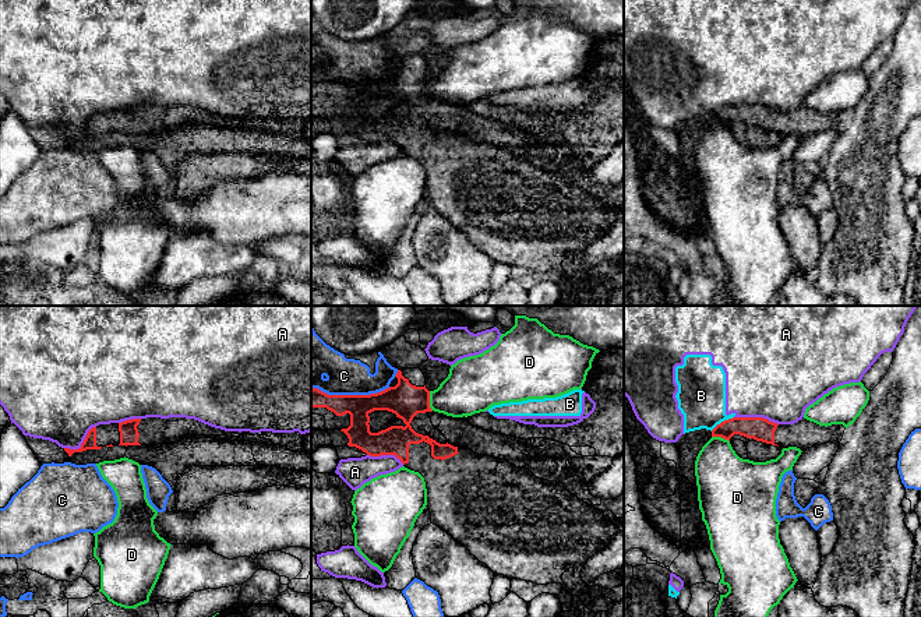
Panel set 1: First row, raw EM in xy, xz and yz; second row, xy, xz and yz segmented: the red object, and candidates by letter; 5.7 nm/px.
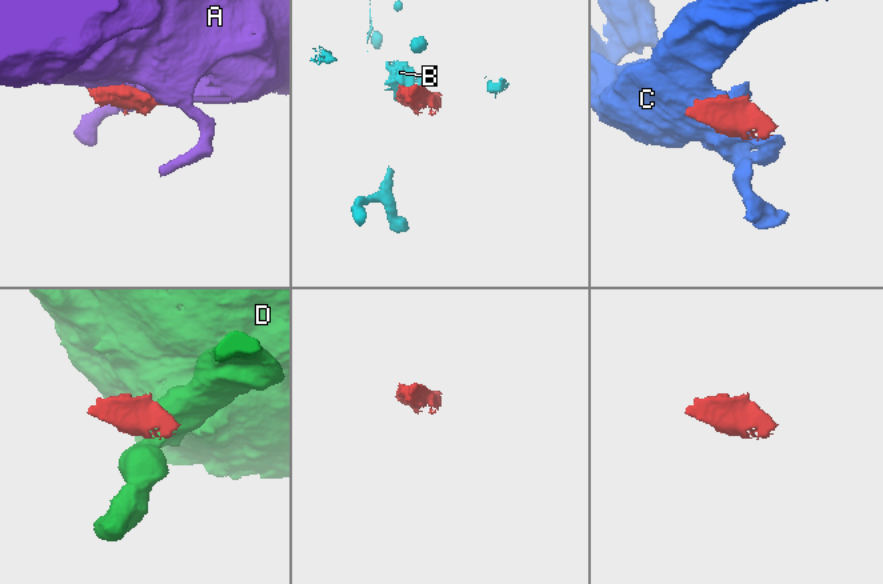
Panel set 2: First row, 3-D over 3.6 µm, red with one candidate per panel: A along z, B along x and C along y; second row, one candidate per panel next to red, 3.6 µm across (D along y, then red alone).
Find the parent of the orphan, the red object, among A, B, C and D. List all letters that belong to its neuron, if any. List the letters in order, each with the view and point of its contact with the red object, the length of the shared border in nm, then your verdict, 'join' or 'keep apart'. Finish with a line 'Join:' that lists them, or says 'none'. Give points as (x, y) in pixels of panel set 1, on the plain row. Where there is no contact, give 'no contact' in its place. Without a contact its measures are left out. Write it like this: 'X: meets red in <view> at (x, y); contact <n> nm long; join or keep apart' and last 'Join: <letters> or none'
A: meets red in yz at (757, 105); contact 260 nm long; keep apart
B: meets red in yz at (722, 109); contact 160 nm long; keep apart
C: meets red in xz at (350, 83); contact 460 nm long; keep apart
D: meets red in xz at (429, 88); contact 120 nm long; keep apart
Join: none

